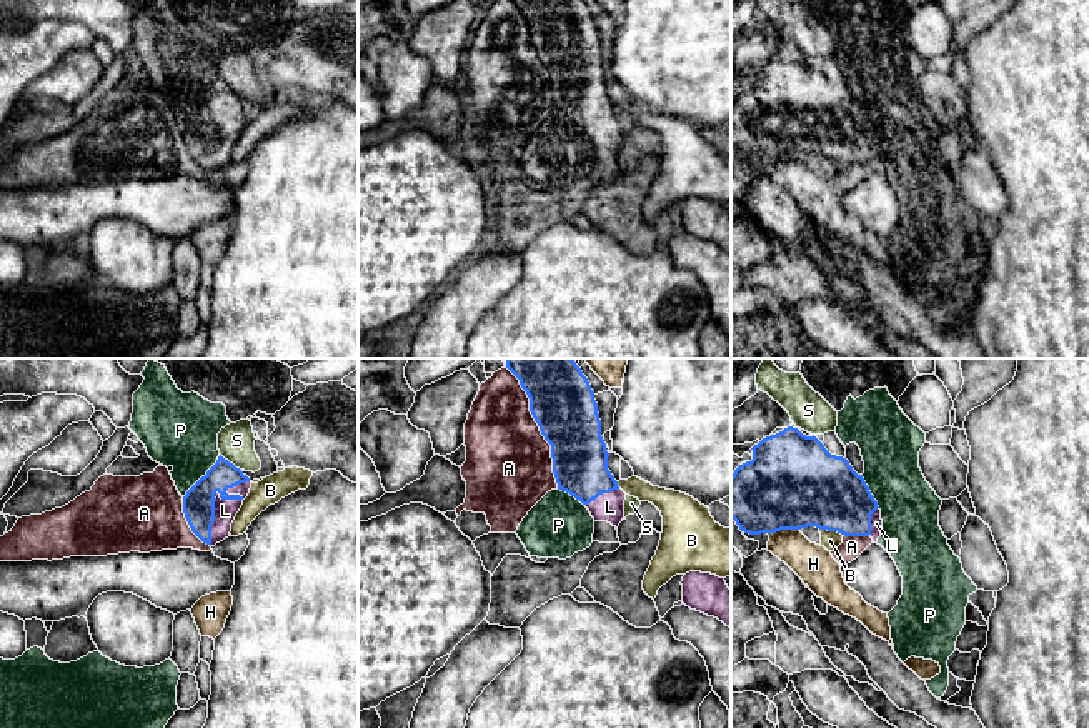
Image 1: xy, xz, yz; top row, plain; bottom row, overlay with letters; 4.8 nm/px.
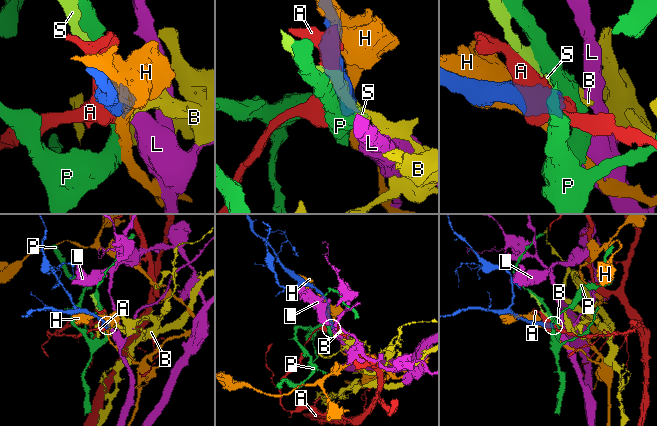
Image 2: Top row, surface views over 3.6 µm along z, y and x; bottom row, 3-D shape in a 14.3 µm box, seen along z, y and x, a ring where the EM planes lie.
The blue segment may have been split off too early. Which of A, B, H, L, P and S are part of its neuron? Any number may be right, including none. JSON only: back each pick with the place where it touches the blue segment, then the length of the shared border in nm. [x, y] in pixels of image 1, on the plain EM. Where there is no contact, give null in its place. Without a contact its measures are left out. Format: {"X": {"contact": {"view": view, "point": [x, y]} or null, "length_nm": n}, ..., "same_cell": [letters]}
{"L": {"contact": {"view": "xy", "point": [223, 125]}, "length_nm": 380}, "same_cell": ["L"]}

